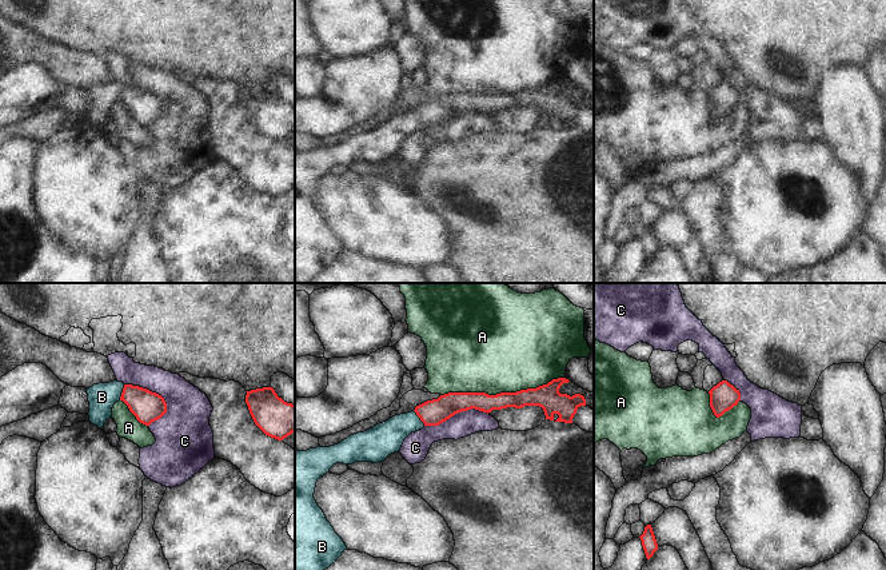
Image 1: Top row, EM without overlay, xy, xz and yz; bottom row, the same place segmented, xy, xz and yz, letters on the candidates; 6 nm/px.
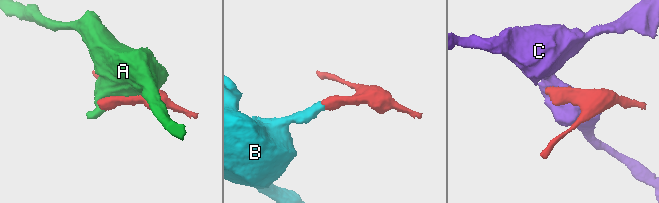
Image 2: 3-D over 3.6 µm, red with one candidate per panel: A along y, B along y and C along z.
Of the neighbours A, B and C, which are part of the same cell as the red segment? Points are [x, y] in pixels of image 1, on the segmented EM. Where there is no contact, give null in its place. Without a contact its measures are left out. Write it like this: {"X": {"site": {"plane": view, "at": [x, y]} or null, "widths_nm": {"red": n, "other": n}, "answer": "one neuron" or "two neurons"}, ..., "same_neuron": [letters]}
{"A": {"site": {"plane": "xz", "at": [502, 393]}, "widths_nm": {"red": 130, "other": 500}, "answer": "two neurons"}, "B": {"site": {"plane": "xy", "at": [122, 393]}, "widths_nm": {"red": 190, "other": 170}, "answer": "one neuron"}, "C": {"site": {"plane": "xy", "at": [151, 391]}, "widths_nm": {"red": 190, "other": 260}, "answer": "two neurons"}, "same_neuron": ["B"]}

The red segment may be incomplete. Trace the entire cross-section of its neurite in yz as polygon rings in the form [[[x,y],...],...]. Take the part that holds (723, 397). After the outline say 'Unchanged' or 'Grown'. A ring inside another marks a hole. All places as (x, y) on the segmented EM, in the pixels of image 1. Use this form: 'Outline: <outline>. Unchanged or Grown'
Outline: [[[727,380],[719,382],[710,391],[710,407],[717,418],[731,410],[741,400],[741,392]]]. Unchanged.

